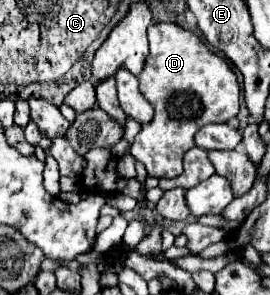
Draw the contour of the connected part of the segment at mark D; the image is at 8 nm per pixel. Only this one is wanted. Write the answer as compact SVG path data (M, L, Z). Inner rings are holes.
M154 23L148 27L148 41L149 55L138 81L156 113L136 135L130 153L144 163L150 177L176 177L182 173L184 153L194 147L194 133L208 123L226 123L238 115L240 85L228 63L180 25ZM180 95L184 95L184 103L174 105Z

